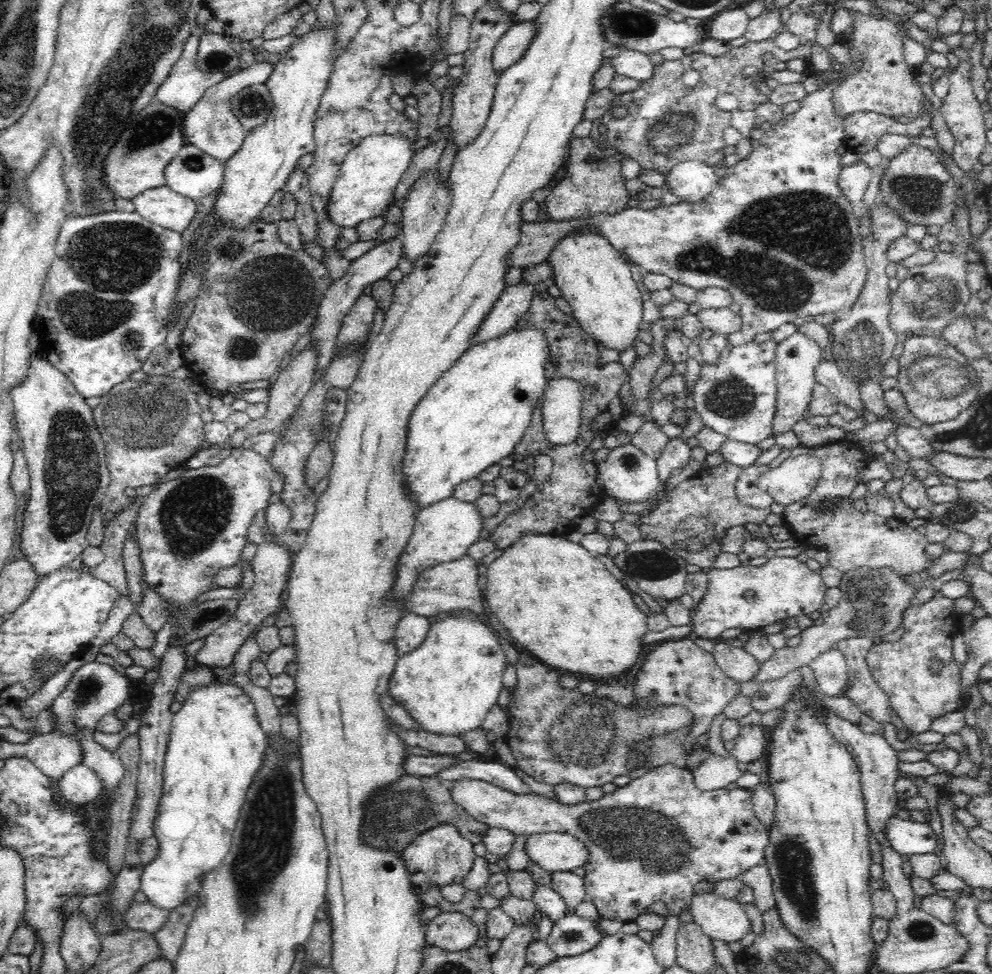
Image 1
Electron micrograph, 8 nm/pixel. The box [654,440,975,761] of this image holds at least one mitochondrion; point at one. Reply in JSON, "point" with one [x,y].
{"point":[872,594]}

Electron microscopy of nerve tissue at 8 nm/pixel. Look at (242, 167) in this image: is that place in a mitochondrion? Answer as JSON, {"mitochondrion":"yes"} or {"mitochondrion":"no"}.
{"mitochondrion":"no"}

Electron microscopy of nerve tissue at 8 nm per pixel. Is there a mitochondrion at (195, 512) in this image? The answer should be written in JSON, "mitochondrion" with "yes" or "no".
{"mitochondrion":"yes"}

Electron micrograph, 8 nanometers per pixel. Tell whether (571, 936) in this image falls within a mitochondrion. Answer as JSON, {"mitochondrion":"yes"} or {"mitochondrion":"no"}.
{"mitochondrion":"yes"}

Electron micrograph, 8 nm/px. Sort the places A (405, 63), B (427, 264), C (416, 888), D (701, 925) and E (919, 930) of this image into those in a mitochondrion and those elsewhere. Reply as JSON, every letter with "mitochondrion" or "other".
{"A":"other","B":"other","C":"other","D":"other","E":"mitochondrion"}

